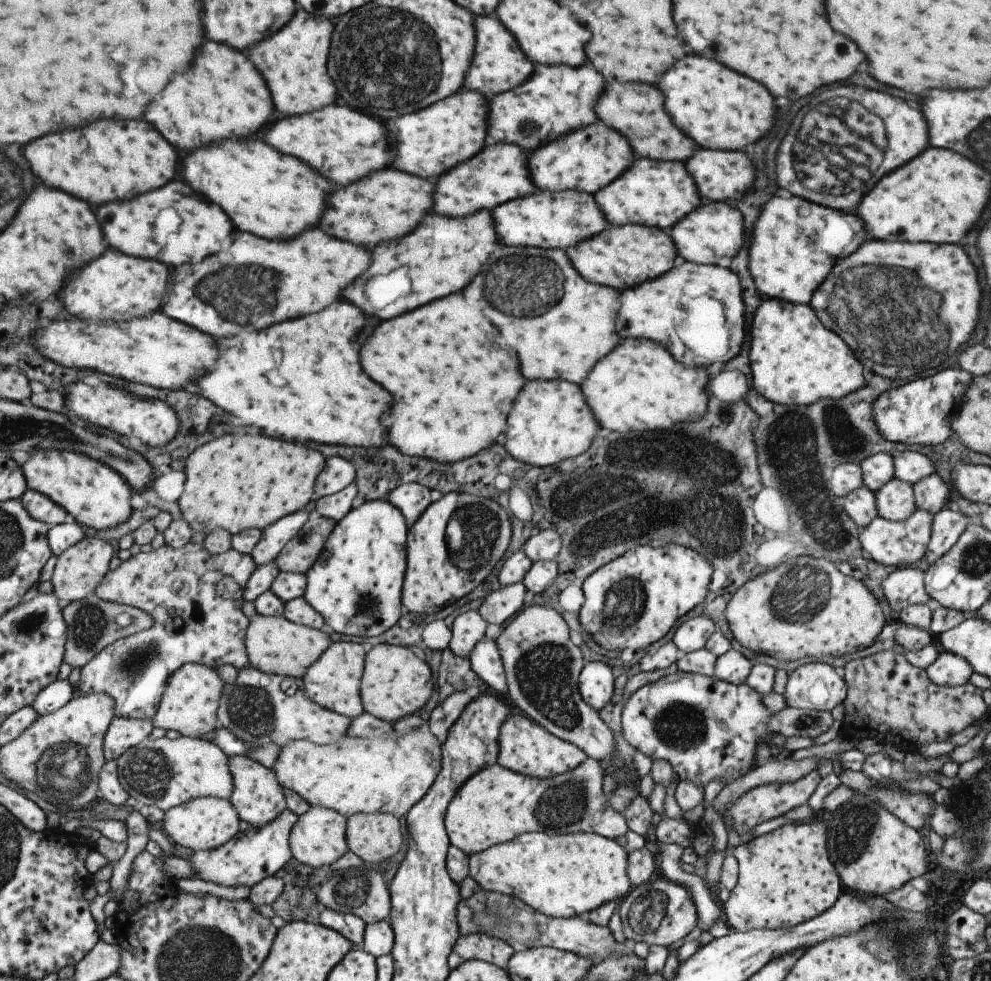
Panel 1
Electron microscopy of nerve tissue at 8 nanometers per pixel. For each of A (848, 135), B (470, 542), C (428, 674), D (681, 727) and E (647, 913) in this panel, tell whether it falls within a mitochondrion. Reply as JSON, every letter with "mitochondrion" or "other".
{"A":"mitochondrion","B":"mitochondrion","C":"other","D":"mitochondrion","E":"mitochondrion"}

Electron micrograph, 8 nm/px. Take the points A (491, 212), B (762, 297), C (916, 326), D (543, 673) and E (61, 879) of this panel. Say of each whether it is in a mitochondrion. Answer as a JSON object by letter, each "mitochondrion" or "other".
{"A":"other","B":"other","C":"mitochondrion","D":"mitochondrion","E":"other"}

